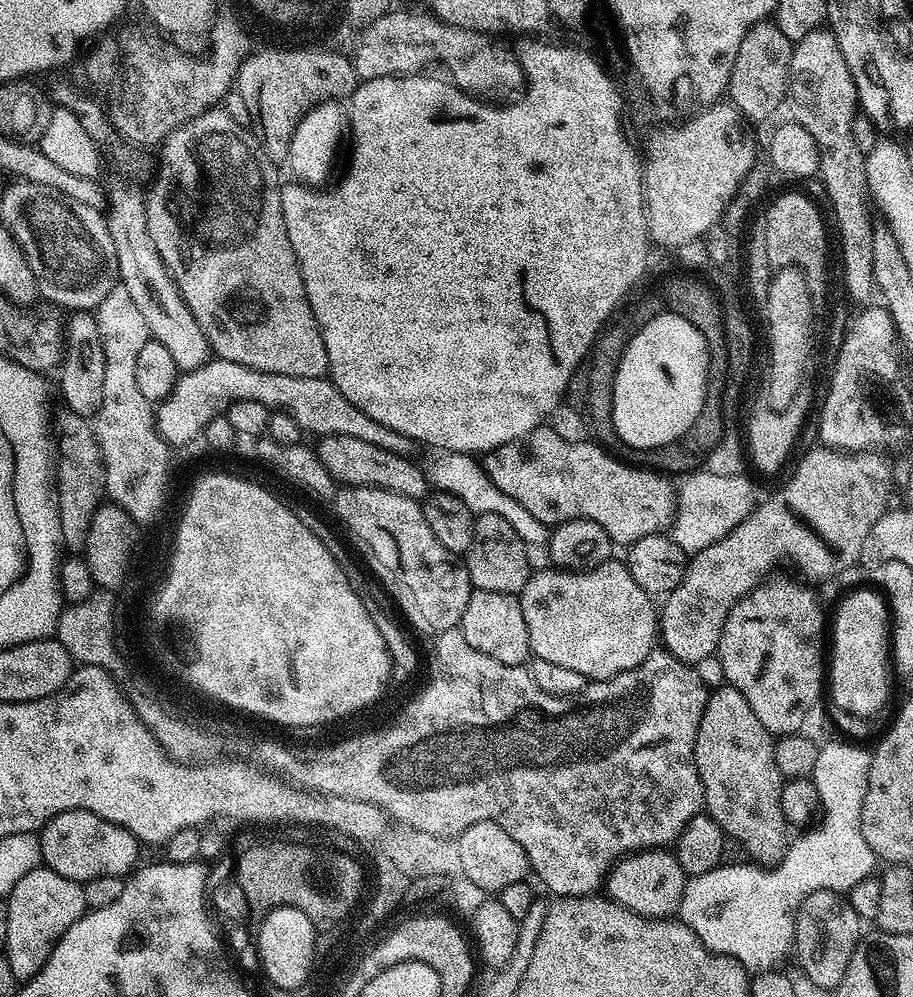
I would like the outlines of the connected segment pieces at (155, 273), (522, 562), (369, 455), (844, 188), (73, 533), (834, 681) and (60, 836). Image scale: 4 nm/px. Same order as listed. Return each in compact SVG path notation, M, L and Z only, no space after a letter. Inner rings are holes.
M136 196L111 197L110 211L106 219L110 236L114 239L116 261L119 264L117 275L123 288L133 299L134 306L141 311L149 335L166 346L166 350L173 355L177 369L182 372L198 369L208 362L212 351L205 332L186 306L176 282L150 237L144 205L145 201L141 197L140 200Z
M482 512L474 522L474 536L470 538L468 551L463 553L462 563L468 567L468 577L473 589L494 590L518 594L526 586L530 575L529 549L518 538L514 526L502 518L502 514Z
M321 436L315 445L316 457L326 466L333 480L344 486L354 488L381 488L394 494L402 494L417 502L423 501L430 485L425 469L420 468L408 456L399 456L397 452L362 442L362 438L349 436Z
M827 27L813 28L802 39L795 41L792 49L792 61L788 67L788 91L790 100L796 103L798 123L816 139L816 148L820 151L820 171L818 180L824 183L824 192L832 203L832 216L836 219L836 228L840 231L842 242L842 270L860 270L860 284L875 285L873 274L874 260L874 223L873 209L870 207L866 180L865 155L858 150L858 142L854 142L852 123L858 114L858 97L854 78L850 74L850 66L846 66L846 58L842 58L842 50L838 46L836 36Z
M65 411L60 420L60 436L55 441L54 448L58 455L54 460L54 479L56 481L56 501L58 502L58 514L62 526L62 544L69 553L83 553L86 546L86 538L90 534L90 522L101 504L105 503L104 491L104 463L100 457L100 447L96 441L93 425L87 419L73 412Z
M871 587L860 588L840 600L836 608L836 621L830 624L830 663L826 668L826 688L832 691L832 704L846 710L850 714L858 714L869 718L884 708L888 700L888 691L892 684L888 681L890 672L890 608L885 597Z
M70 810L58 814L50 823L40 829L38 839L41 861L58 874L81 882L103 876L127 877L137 867L136 859L140 856L140 848L142 849L141 841L137 840L134 834L130 834L130 830L126 830L120 824L110 822L106 818L98 818L98 814L86 810Z

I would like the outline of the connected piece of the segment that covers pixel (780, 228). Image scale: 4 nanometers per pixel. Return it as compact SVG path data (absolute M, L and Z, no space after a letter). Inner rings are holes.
M784 192L768 208L762 219L767 257L773 269L798 267L808 283L812 299L812 314L824 308L824 264L830 260L828 232L815 204L800 192Z

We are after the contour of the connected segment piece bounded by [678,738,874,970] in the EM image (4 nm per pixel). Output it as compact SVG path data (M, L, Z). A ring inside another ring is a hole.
M835 738L829 744L819 745L818 762L814 762L811 781L820 794L824 822L817 823L805 836L800 836L788 845L784 861L772 867L757 866L755 863L721 863L719 868L706 874L691 877L683 885L680 894L679 919L688 924L694 934L712 952L733 956L749 970L768 970L776 966L784 955L789 955L796 934L796 910L810 892L830 888L842 894L847 893L858 882L873 873L874 857L866 838L862 838L862 802L866 798L866 786L870 774L872 752L856 742Z

